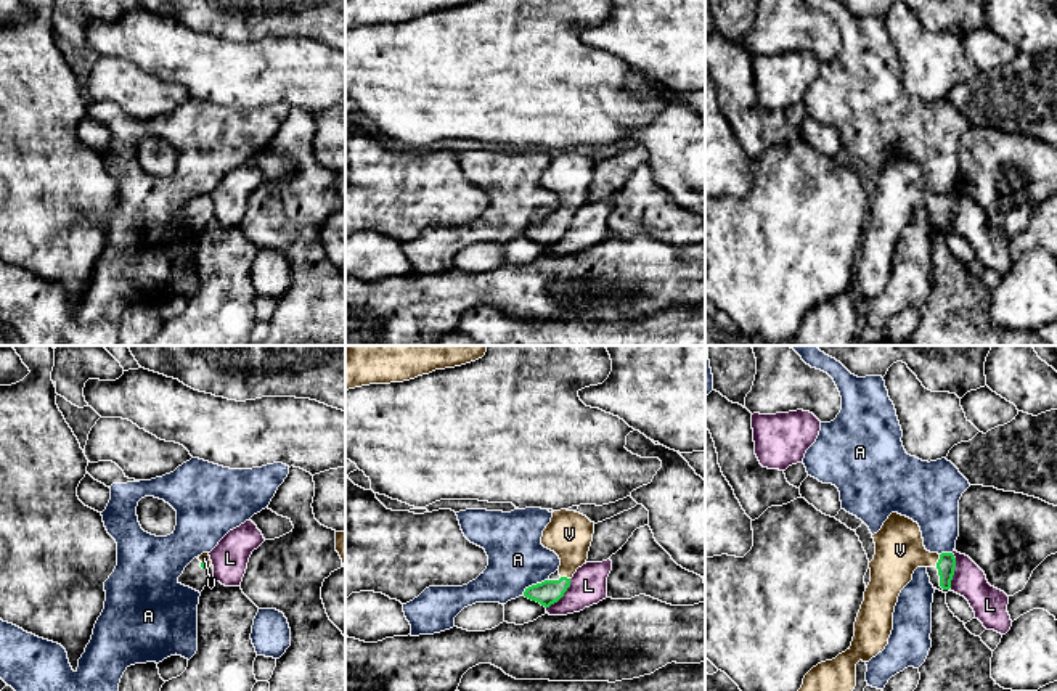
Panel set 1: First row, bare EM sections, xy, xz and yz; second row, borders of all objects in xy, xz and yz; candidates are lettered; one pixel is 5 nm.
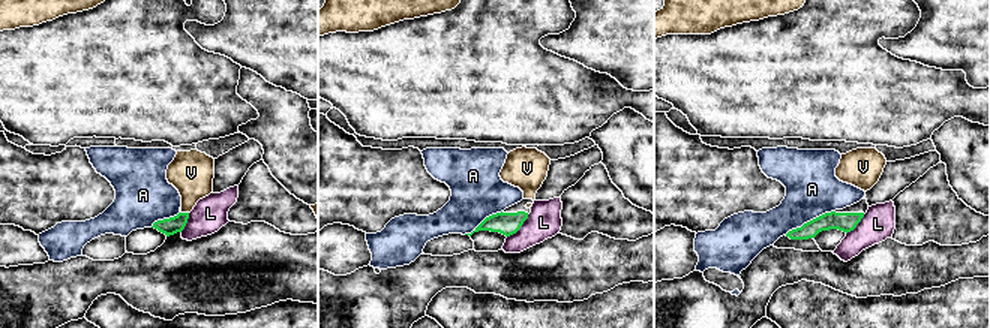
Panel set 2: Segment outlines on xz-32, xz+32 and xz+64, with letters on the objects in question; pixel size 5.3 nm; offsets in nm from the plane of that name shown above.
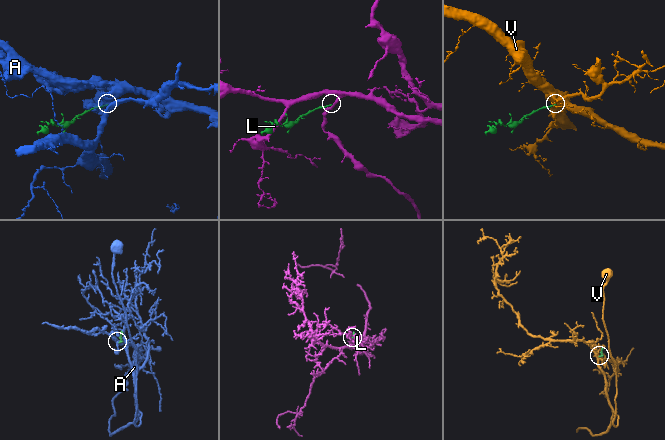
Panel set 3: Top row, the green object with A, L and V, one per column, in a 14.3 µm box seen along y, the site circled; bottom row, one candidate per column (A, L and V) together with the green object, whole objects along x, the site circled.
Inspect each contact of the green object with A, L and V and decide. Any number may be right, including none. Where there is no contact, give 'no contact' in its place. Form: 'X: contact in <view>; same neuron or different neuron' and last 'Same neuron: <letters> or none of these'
A: contact in xz; different neuron
L: contact in yz; different neuron
V: contact in yz; same neuron
Same neuron: V

